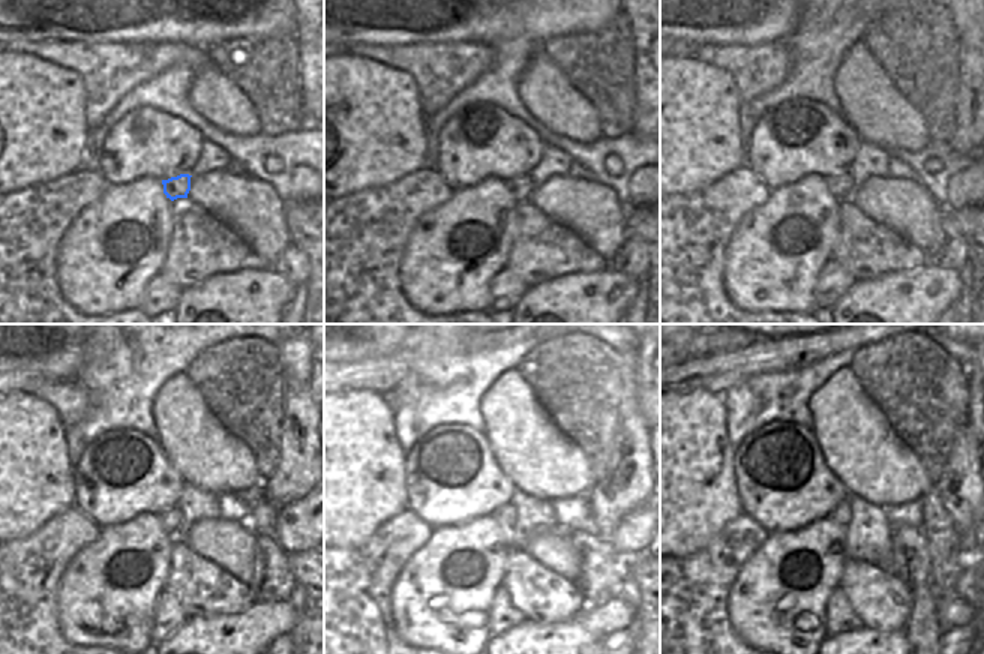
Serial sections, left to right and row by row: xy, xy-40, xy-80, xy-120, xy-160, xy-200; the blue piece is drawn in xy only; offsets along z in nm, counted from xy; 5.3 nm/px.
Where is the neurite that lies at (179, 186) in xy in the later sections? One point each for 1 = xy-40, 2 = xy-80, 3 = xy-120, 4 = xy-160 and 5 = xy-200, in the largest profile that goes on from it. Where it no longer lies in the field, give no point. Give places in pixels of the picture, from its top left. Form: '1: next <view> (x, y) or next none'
1: next xy-40 (521, 186)
2: next xy-80 (840, 185)
3: next xy-120 (171, 518)
4: next xy-160 (506, 515)
5: next xy-200 (842, 513)

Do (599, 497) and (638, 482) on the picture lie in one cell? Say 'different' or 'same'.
same

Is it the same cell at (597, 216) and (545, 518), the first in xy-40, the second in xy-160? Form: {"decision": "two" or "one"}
{"decision": "two"}

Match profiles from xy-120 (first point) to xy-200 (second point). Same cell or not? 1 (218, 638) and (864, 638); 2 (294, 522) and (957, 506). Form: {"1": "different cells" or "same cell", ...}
{"1": "same cell", "2": "different cells"}

